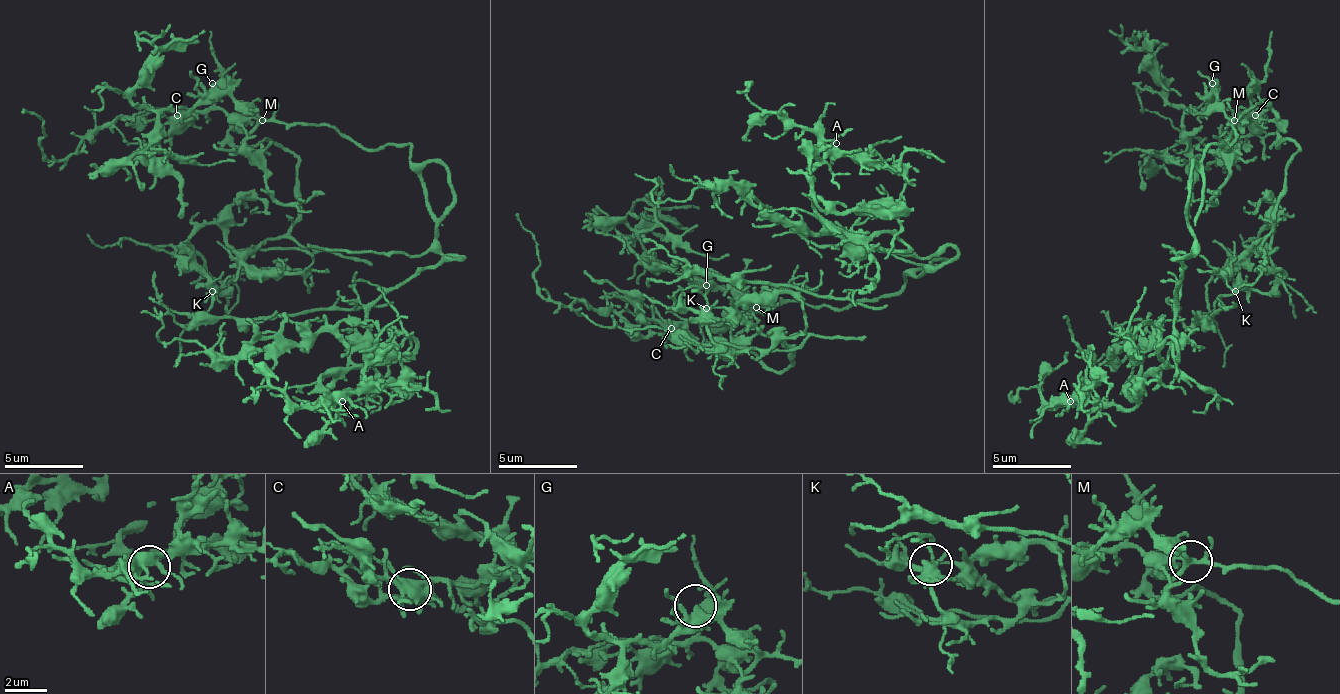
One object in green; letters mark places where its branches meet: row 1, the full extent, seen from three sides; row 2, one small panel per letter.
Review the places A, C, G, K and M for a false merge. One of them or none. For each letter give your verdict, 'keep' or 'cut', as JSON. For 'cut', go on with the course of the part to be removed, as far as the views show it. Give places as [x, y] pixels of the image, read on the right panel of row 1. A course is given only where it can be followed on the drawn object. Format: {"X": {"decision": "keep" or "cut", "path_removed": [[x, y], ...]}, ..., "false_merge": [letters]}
{"A": {"decision": "keep"}, "C": {"decision": "keep"}, "G": {"decision": "keep"}, "K": {"decision": "keep"}, "M": {"decision": "keep"}, "false_merge": []}

